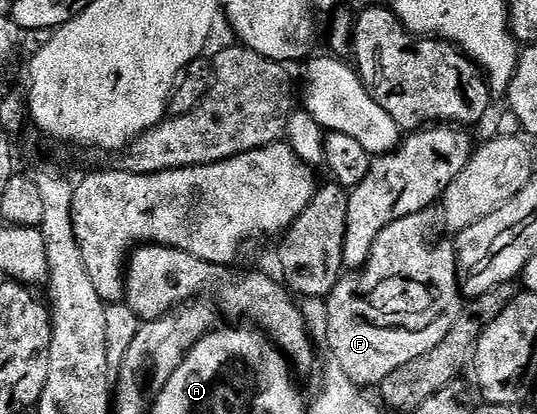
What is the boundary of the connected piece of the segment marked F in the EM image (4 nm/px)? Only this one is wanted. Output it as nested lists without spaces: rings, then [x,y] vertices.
[[[429,211],[417,212],[392,222],[380,230],[380,238],[372,246],[372,254],[363,268],[351,271],[339,279],[330,295],[325,297],[326,334],[325,343],[330,343],[333,363],[352,383],[359,386],[374,384],[381,386],[392,370],[428,354],[432,346],[444,342],[448,330],[464,311],[464,296],[459,289],[459,278],[455,245],[450,240],[434,237],[434,220]]]

